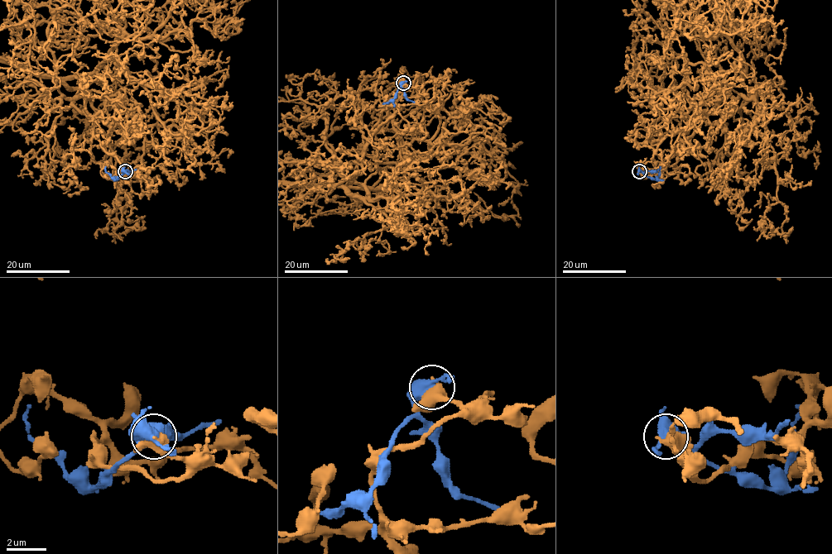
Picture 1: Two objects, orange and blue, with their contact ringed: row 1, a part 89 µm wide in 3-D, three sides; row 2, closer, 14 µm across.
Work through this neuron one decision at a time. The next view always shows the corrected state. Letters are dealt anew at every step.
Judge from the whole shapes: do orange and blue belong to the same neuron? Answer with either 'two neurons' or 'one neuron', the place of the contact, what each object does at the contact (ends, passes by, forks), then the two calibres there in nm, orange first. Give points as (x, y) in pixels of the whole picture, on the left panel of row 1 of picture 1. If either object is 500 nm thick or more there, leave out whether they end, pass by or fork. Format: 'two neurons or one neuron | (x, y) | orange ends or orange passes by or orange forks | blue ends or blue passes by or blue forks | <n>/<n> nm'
two neurons | (125, 171) | orange passes by | blue passes by | 480/440 nm

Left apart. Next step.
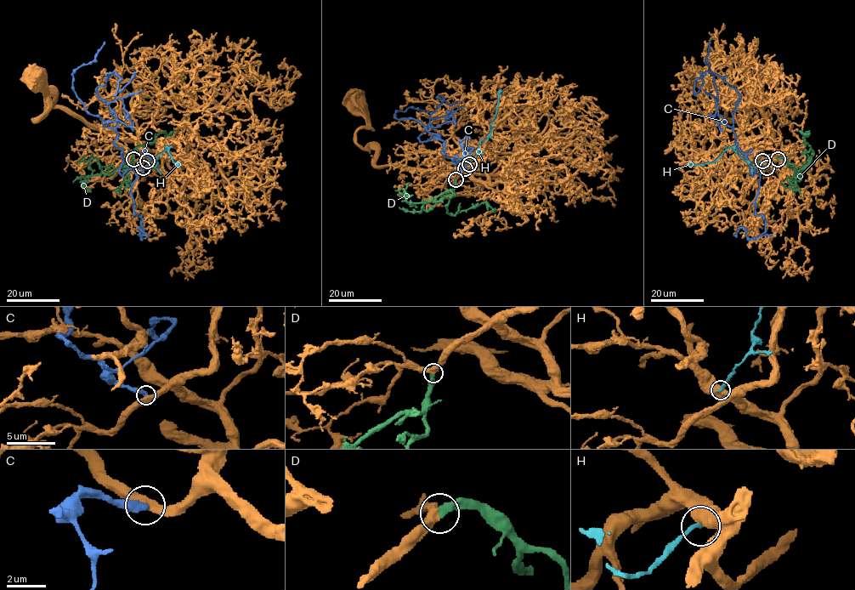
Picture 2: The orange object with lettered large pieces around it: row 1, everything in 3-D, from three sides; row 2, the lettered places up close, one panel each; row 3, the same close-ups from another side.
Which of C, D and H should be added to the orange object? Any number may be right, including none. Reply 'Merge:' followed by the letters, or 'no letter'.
Merge: D

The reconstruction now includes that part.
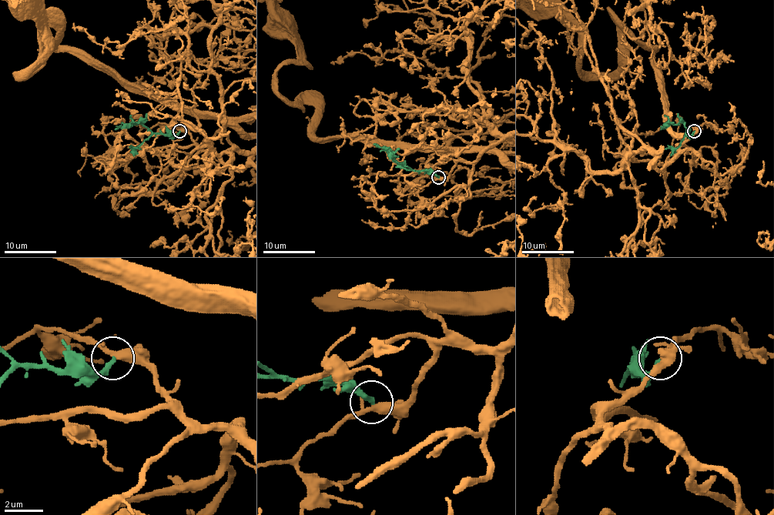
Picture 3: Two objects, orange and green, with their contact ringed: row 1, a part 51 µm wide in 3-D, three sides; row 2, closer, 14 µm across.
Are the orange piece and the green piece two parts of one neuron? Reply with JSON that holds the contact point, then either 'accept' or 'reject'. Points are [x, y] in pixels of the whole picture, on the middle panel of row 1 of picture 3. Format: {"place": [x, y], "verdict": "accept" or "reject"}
{"place": [438, 177], "verdict": "accept"}

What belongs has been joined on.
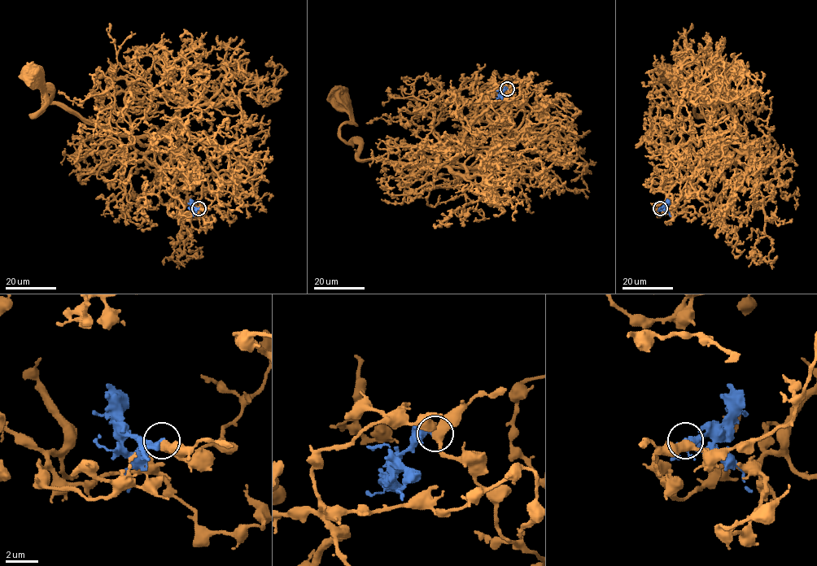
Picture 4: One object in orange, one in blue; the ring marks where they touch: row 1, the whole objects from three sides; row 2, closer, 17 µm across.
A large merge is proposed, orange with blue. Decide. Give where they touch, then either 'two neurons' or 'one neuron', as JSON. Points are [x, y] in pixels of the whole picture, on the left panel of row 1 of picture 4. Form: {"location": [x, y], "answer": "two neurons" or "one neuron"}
{"location": [198, 208], "answer": "two neurons"}

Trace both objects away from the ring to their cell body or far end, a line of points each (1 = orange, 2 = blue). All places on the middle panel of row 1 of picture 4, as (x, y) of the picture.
1: (507, 89), (526, 123), (495, 160), (474, 168), (360, 159), (359, 145), (339, 136), (354, 123), (342, 102)
2: (507, 89), (500, 93), (502, 99)

